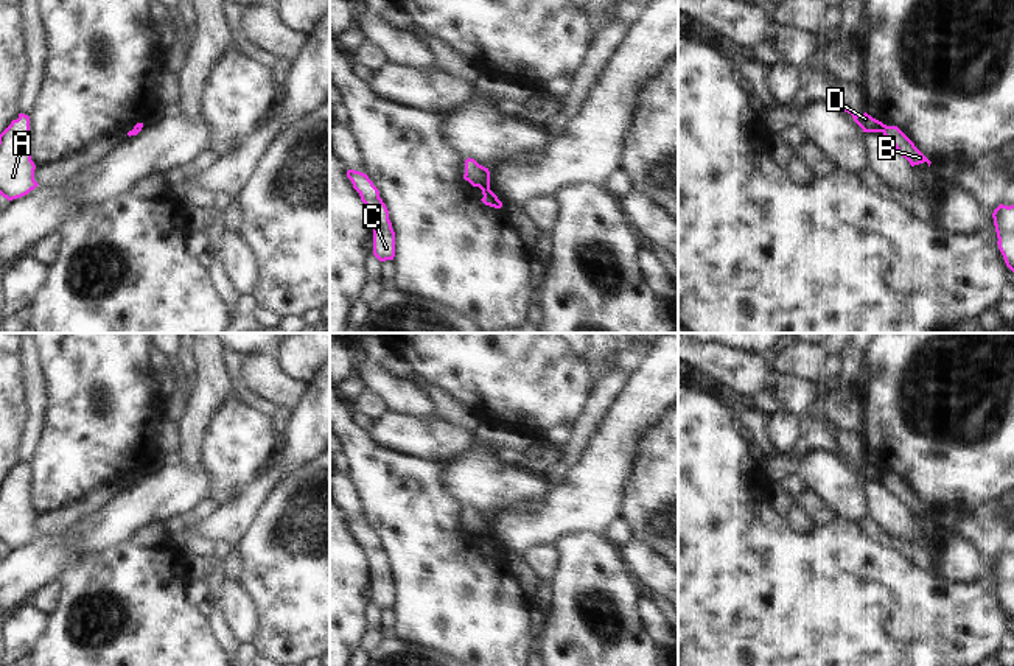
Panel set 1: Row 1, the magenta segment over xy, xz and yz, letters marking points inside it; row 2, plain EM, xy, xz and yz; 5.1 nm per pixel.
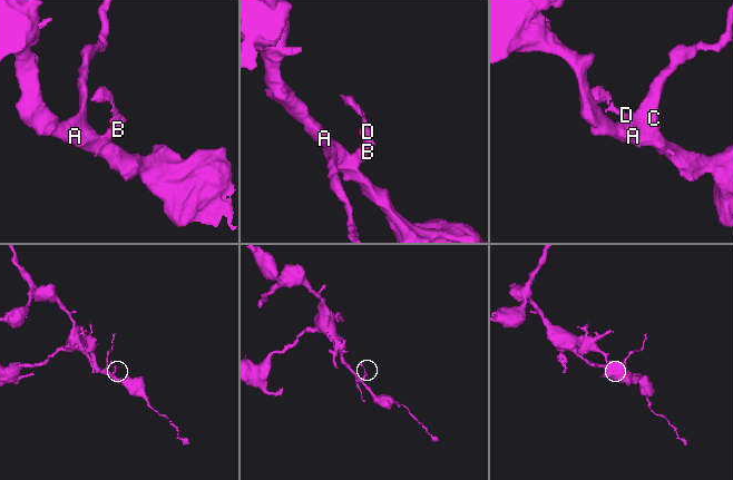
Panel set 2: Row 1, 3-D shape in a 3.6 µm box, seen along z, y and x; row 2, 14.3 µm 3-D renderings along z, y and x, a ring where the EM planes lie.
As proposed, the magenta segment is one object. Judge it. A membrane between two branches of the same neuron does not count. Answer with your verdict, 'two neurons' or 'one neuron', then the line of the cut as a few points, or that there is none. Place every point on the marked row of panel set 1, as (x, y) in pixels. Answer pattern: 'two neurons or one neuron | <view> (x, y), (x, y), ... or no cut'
two neurons | xz (482, 189), (489, 190)

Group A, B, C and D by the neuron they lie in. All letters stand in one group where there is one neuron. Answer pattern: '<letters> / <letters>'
A B C / D

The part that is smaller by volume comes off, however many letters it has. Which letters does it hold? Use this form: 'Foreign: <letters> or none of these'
Foreign: D

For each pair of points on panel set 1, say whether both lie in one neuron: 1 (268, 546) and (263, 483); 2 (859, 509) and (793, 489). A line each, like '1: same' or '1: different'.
1: different
2: different

